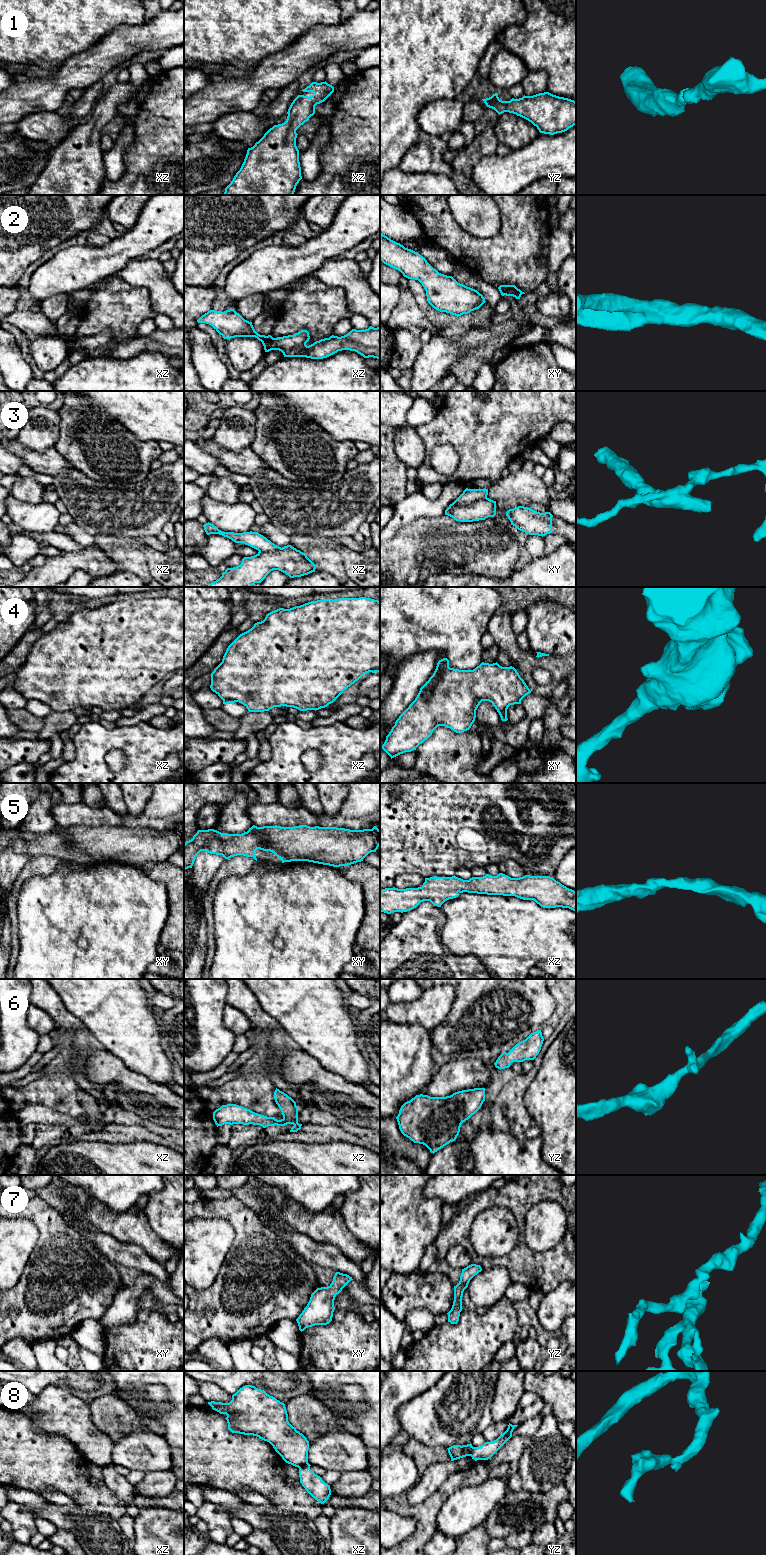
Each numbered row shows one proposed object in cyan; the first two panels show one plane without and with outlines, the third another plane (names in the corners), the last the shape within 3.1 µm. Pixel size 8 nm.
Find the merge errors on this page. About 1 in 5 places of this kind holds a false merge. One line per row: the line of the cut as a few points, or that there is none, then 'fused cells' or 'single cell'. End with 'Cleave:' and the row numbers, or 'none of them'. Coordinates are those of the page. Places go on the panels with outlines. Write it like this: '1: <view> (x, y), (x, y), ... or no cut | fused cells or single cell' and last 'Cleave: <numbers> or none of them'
1: no cut | single cell
2: no cut | single cell
3: xy (486, 497), (463, 504), (453, 503) | fused cells
4: xy (435, 669), (438, 680), (432, 686), (430, 694), (424, 697) | fused cells
5: no cut | single cell
6: no cut | single cell
7: no cut | single cell
8: xz (307, 1462), (298, 1467) | fused cells
Cleave: 3, 4, 8

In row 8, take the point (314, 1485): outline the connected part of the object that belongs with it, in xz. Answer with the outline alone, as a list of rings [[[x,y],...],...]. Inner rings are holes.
[[[306,1463],[299,1467],[300,1483],[305,1490],[321,1504],[324,1504],[331,1495],[330,1485],[325,1483],[320,1476],[310,1469],[310,1464]]]

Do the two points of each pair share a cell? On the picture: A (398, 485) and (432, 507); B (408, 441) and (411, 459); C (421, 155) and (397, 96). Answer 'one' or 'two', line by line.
A: two
B: one
C: two

